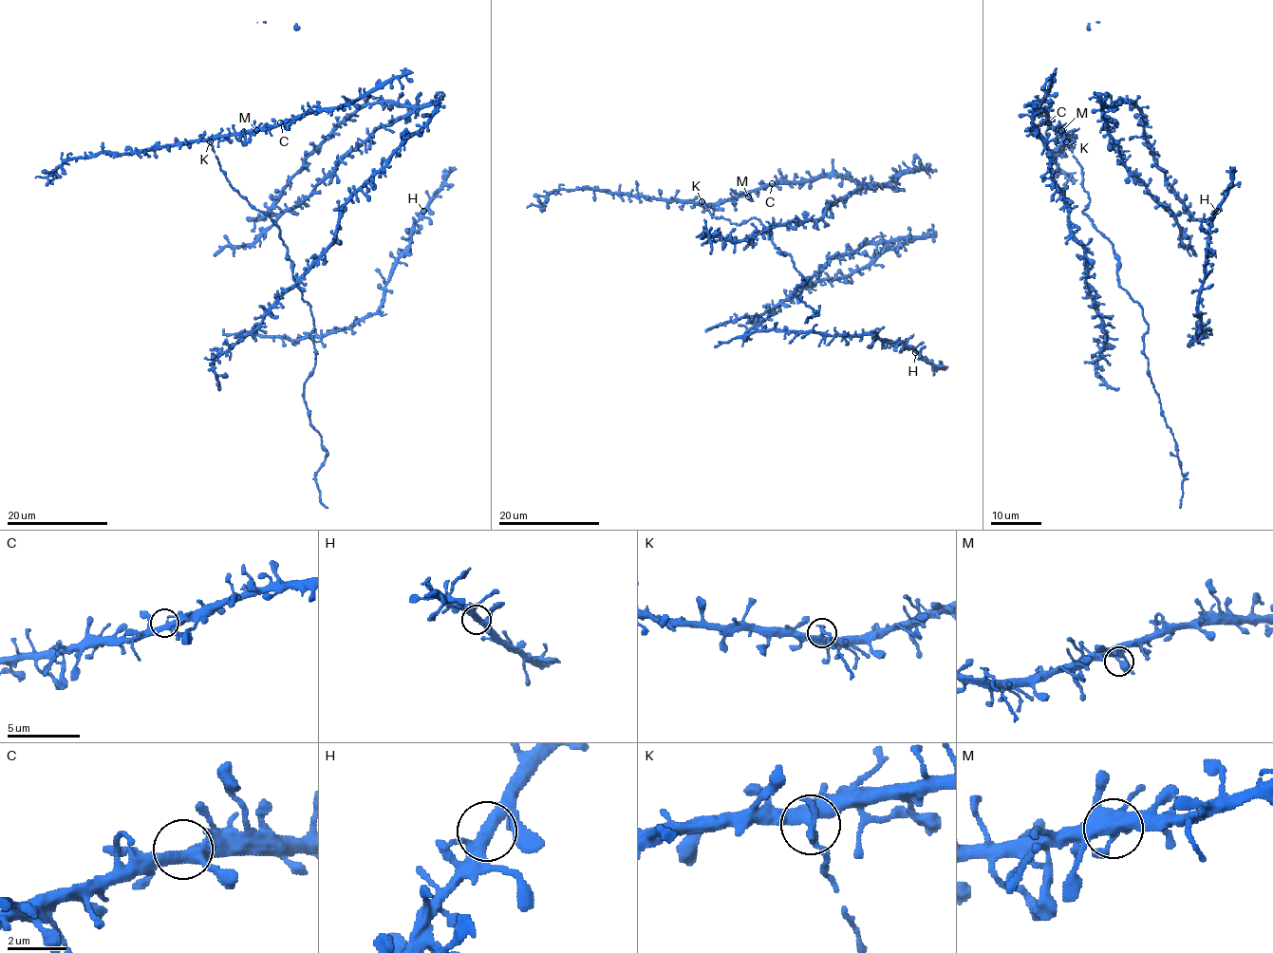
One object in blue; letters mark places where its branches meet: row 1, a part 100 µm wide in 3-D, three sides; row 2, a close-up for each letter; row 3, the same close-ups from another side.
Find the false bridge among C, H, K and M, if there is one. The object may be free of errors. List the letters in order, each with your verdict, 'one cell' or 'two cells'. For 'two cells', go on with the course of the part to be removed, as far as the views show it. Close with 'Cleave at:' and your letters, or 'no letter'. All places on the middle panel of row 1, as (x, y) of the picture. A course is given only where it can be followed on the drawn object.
C: one cell
H: one cell
K: two cells | (702, 202), (772, 233), (807, 279), (795, 288), (817, 313), (807, 318), (819, 314)
M: one cell
Cleave at: K

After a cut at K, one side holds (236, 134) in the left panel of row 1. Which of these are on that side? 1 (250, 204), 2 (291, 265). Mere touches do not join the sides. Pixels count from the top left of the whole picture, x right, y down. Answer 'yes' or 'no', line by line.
1: no
2: no

